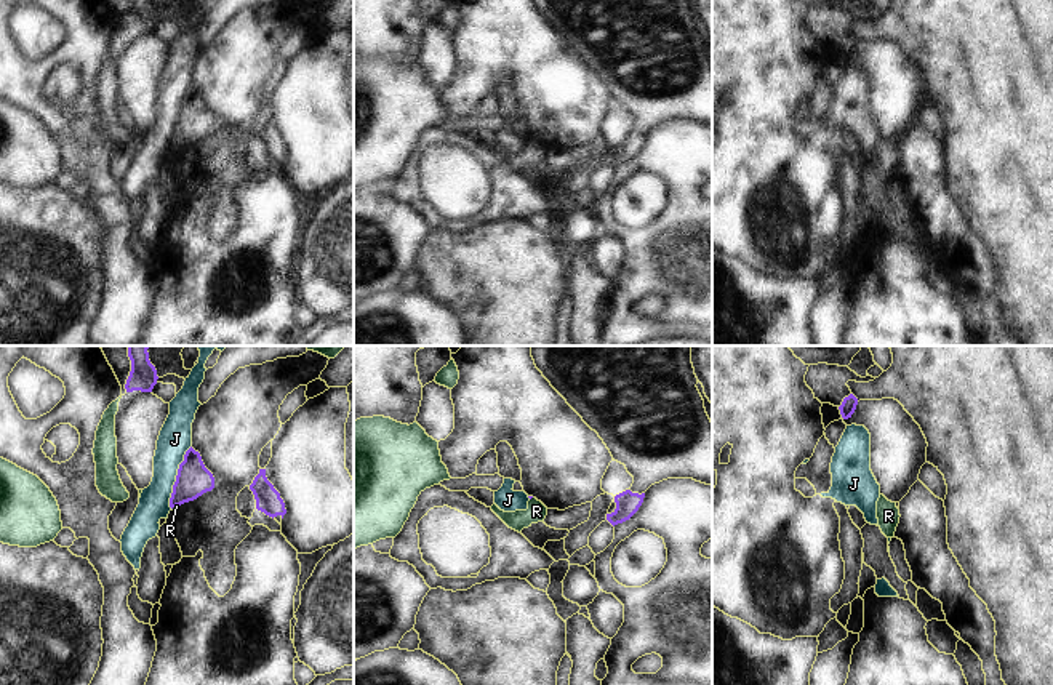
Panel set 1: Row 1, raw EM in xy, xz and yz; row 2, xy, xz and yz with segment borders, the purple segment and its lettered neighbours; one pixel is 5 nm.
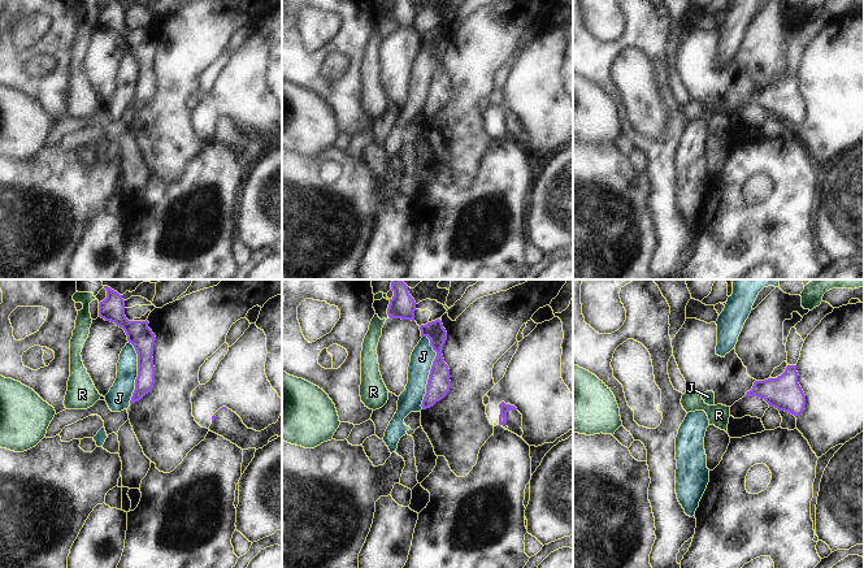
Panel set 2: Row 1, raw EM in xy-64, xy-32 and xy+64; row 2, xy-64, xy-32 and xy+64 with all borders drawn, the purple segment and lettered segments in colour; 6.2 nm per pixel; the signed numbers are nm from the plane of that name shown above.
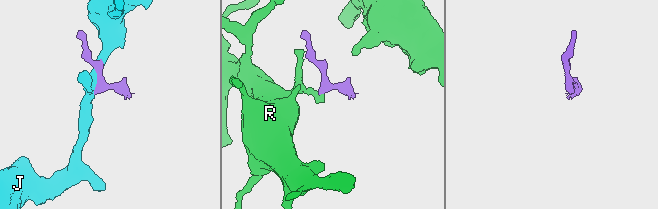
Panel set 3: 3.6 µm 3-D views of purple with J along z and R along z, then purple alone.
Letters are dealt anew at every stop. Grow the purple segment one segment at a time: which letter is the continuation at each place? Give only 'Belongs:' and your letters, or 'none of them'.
Belongs: none of them

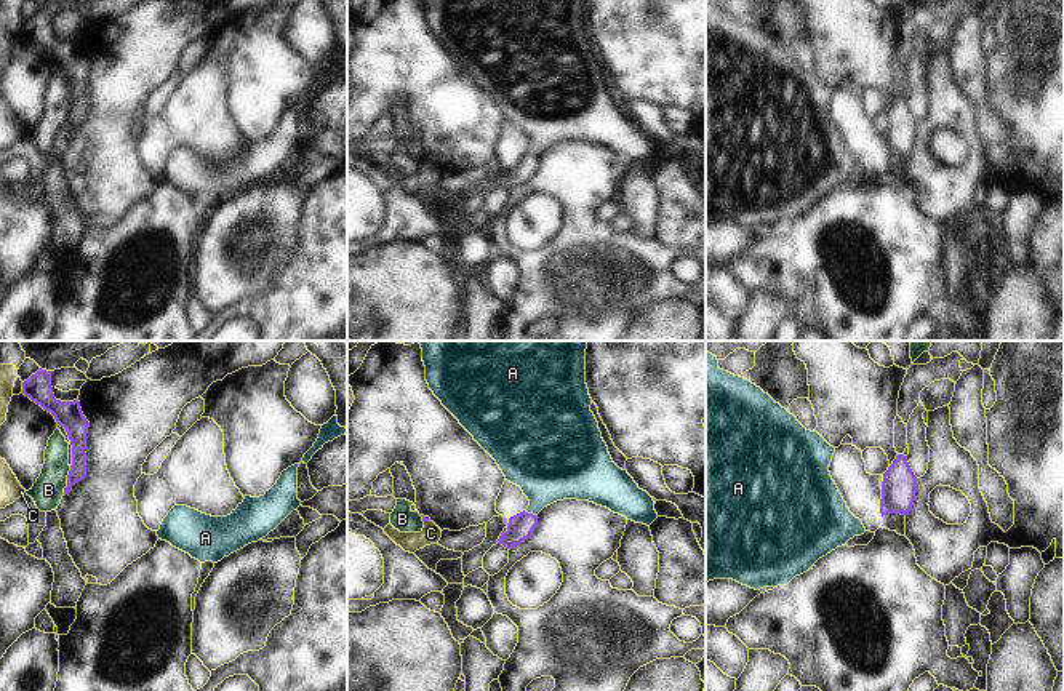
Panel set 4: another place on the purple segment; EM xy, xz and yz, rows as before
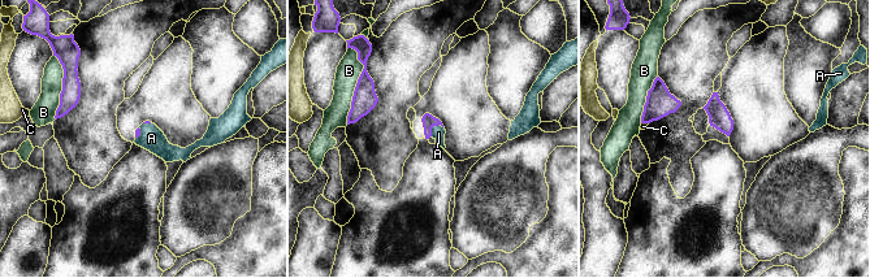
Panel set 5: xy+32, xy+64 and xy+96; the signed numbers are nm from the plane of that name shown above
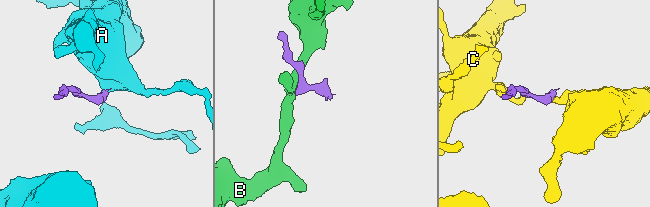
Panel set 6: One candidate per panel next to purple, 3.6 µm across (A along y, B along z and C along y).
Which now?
Belongs: A

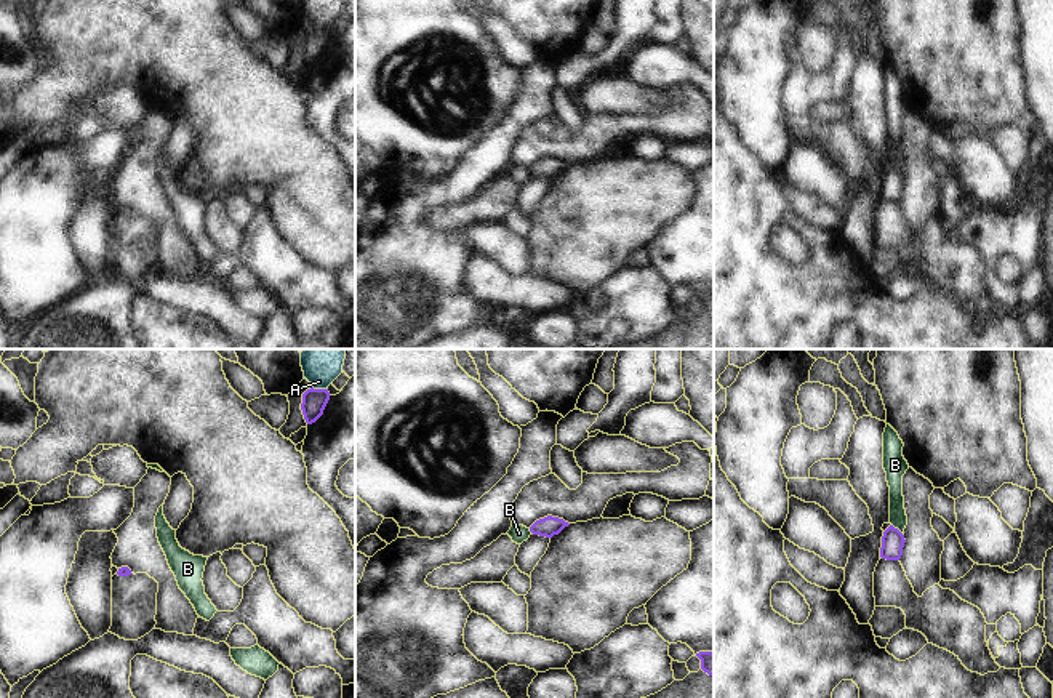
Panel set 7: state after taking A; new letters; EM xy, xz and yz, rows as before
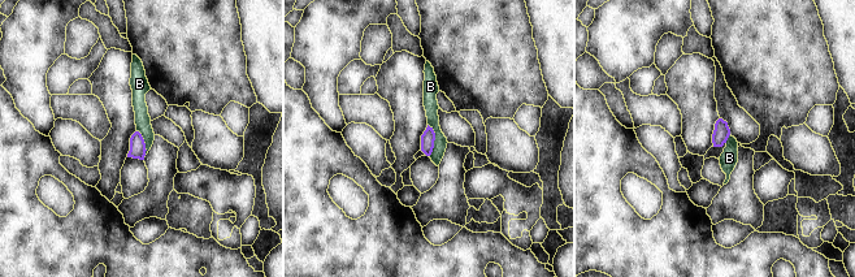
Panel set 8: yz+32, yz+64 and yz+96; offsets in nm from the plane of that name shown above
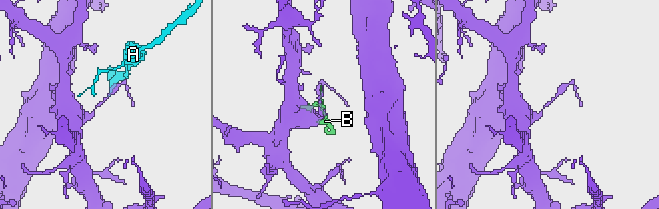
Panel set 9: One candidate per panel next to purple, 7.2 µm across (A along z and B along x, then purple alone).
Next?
Belongs: none of them

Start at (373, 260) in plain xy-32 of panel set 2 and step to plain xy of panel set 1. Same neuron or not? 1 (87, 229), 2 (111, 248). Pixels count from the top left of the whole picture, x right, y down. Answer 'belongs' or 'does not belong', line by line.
1: does not belong
2: belongs

